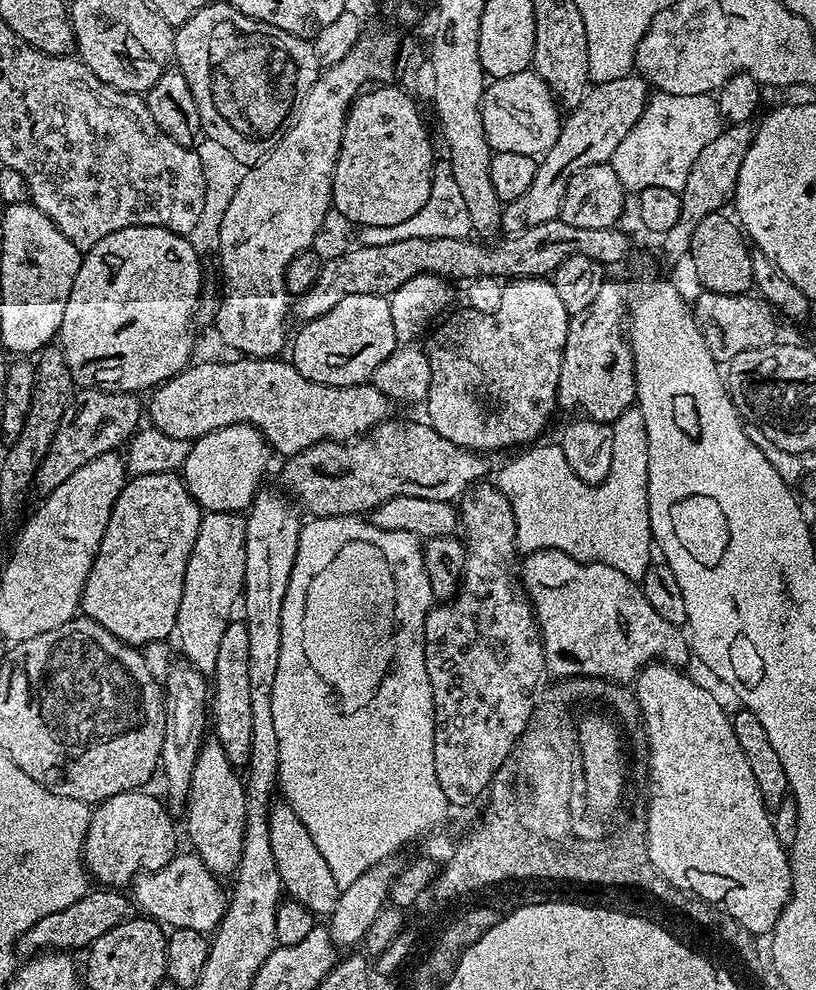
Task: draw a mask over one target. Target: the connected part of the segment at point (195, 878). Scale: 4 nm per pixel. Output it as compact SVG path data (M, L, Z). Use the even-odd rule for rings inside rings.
M177 854L166 866L156 872L145 872L136 877L136 904L145 917L173 928L189 928L205 934L220 927L226 907L226 888L219 884L218 876L210 871L196 854Z

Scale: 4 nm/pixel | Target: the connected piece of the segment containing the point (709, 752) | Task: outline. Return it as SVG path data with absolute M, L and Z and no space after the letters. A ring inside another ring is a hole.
M653 662L640 672L644 680L640 680L640 704L644 704L644 716L648 716L648 732L652 732L652 752L646 756L648 763L648 798L646 805L651 809L651 850L652 856L656 856L656 864L660 864L663 872L668 872L672 880L676 880L677 886L684 884L681 890L692 893L700 897L705 903L723 910L736 922L745 932L753 932L760 936L771 933L776 927L778 918L784 912L784 907L788 905L788 899L792 896L792 865L789 853L785 845L774 832L772 816L766 807L764 797L760 791L759 783L752 772L746 754L740 745L737 729L734 724L728 721L728 716L724 713L722 705L716 701L716 696L712 692L707 692L696 680L691 680L679 667L663 662Z

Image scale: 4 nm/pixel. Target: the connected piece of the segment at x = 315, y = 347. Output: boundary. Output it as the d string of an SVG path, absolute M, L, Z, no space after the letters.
M374 293L345 296L328 312L301 324L296 337L290 340L290 363L302 378L326 386L355 388L365 383L398 344L388 300Z

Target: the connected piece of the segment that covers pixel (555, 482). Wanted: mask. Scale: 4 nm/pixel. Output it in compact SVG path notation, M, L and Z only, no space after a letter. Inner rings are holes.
M559 443L539 444L532 446L537 448L529 447L524 450L529 452L514 457L494 476L495 487L504 497L516 523L517 545L521 549L524 548L525 553L536 552L539 548L553 548L565 552L575 560L614 566L614 570L622 570L627 576L643 577L650 568L648 551L653 551L654 548L650 516L640 516L640 512L624 508L616 492L608 492L608 488L599 488L580 480L569 466Z

